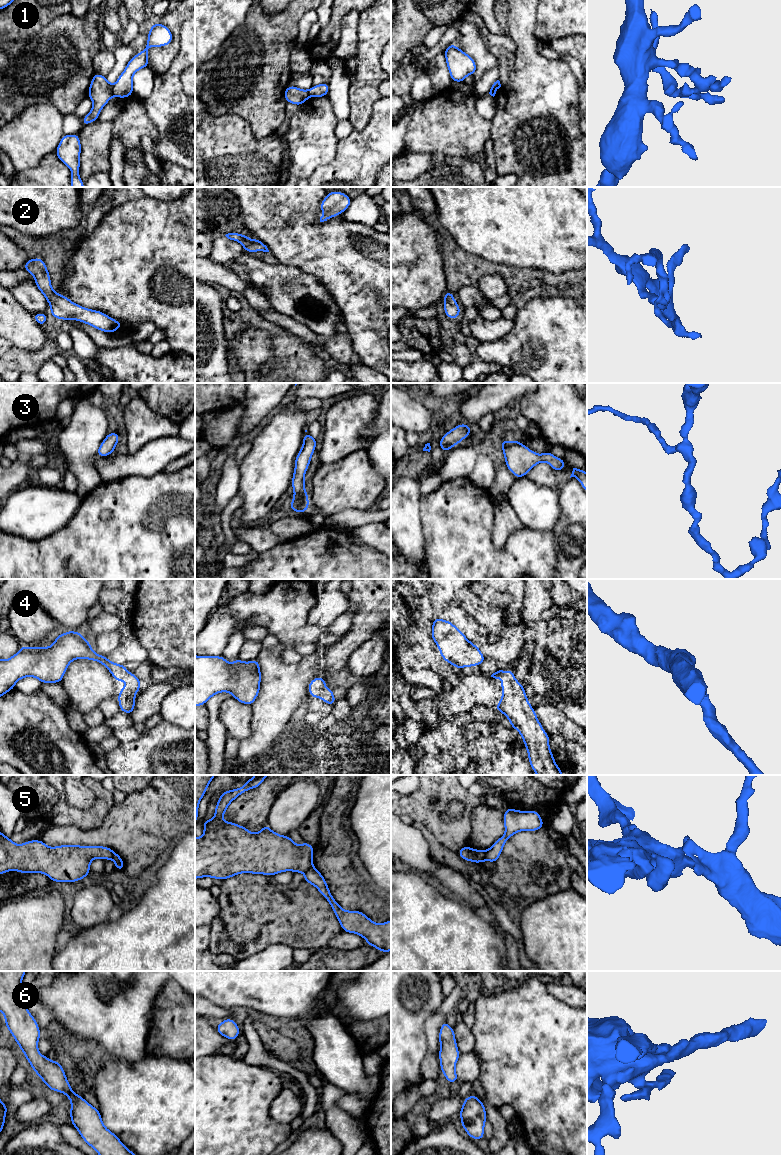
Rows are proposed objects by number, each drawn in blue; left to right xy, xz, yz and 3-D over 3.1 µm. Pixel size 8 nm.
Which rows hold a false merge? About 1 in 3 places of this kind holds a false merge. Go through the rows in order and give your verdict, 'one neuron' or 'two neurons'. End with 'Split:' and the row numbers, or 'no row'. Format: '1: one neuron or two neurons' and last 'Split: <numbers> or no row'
1: two neurons
2: one neuron
3: one neuron
4: one neuron
5: two neurons
6: one neuron
Split: 1, 5

